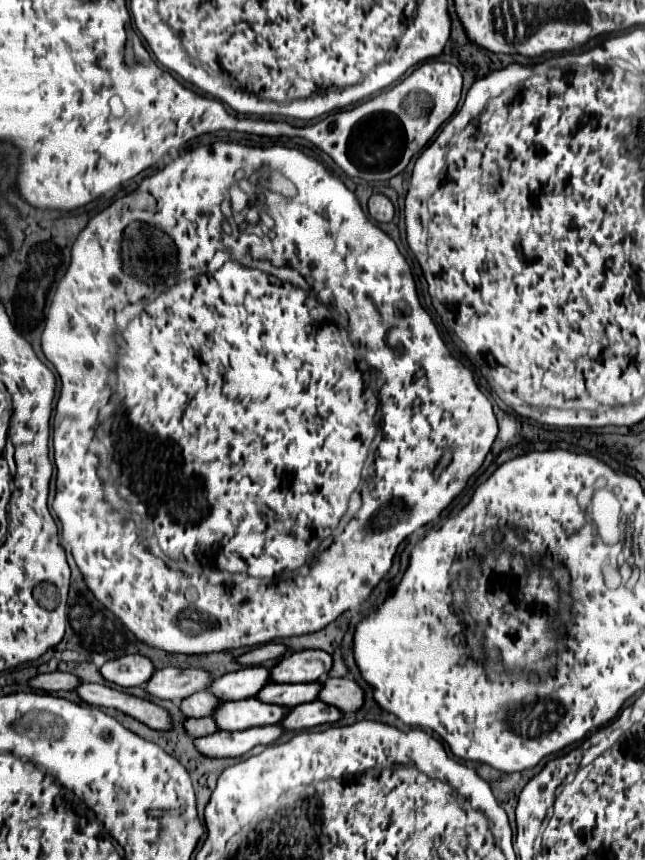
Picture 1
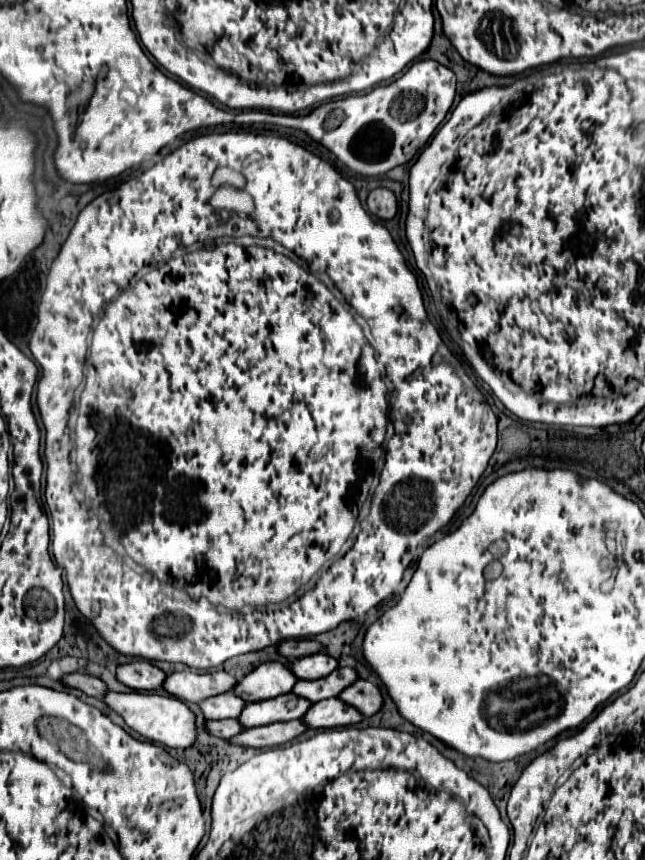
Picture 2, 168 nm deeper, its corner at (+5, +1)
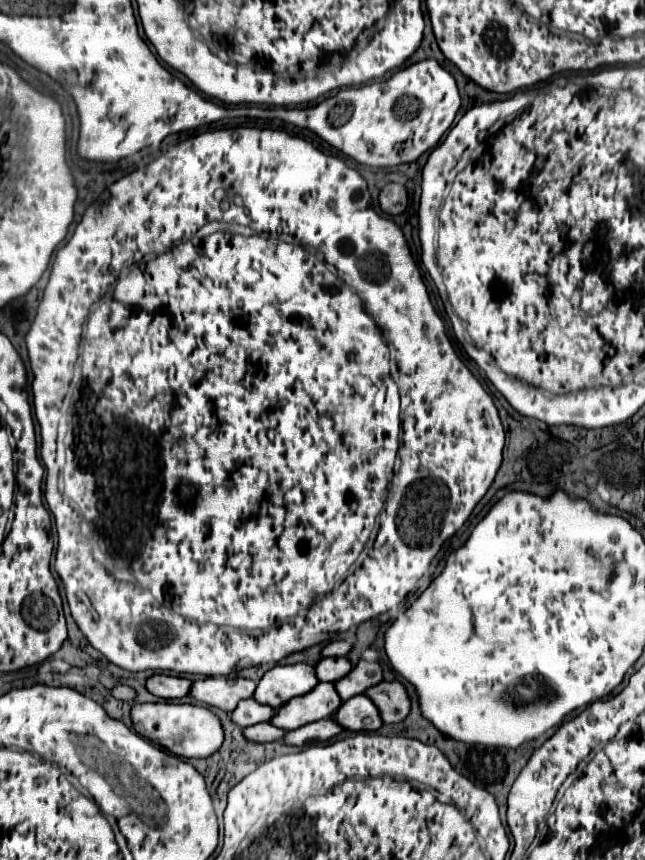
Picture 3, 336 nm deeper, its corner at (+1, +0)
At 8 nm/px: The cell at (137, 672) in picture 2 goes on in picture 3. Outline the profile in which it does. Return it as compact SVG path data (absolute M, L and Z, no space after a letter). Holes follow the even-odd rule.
M153 675L147 679L147 689L161 697L161 699L179 699L191 691L193 681L185 677L167 677L167 675Z

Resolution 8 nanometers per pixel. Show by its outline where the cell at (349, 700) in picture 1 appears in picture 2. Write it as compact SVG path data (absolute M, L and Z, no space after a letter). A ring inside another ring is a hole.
M357 680L357 682L353 682L353 686L347 686L339 694L339 700L357 708L367 718L373 716L381 708L381 702L383 702L379 688L367 680Z

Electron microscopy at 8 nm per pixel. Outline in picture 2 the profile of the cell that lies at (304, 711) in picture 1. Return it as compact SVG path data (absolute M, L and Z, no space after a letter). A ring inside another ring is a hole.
M329 698L313 704L309 708L309 714L305 714L303 722L311 728L339 728L359 724L361 718L363 716L353 706L341 702L339 698Z

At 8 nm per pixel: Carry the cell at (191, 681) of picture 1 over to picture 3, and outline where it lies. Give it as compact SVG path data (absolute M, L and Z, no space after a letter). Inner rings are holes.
M207 677L199 679L191 687L191 695L211 707L223 711L235 711L241 699L251 699L257 683L243 677Z

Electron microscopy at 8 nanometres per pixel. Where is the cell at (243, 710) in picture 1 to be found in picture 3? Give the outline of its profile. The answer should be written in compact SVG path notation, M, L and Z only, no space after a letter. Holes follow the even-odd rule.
M319 683L315 691L303 697L291 699L281 709L277 709L277 715L271 721L281 729L291 731L313 721L329 719L331 715L335 715L341 703L343 699L337 695L335 683Z

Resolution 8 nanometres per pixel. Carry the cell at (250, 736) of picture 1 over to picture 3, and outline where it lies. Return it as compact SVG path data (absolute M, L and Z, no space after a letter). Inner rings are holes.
M321 719L315 723L309 723L305 727L299 727L295 731L287 731L283 743L287 745L309 745L309 743L325 743L329 739L333 739L335 735L339 735L341 731L345 731L335 719Z

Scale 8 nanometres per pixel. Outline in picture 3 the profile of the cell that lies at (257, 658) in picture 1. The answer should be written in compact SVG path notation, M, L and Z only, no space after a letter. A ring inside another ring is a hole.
M339 639L339 641L331 641L321 653L323 653L323 657L343 657L343 655L347 655L351 649L353 649L353 643Z

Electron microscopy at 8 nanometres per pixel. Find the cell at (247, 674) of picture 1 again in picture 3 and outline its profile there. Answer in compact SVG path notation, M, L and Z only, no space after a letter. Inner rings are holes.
M307 663L277 665L263 675L253 697L263 705L279 709L289 699L313 691L317 683L319 681L315 677L315 667Z

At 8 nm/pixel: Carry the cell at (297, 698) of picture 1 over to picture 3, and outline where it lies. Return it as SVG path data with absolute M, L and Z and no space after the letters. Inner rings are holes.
M359 661L351 673L343 679L337 681L337 693L341 695L343 701L365 693L369 687L377 685L383 681L383 669L379 663L369 663L369 661Z

